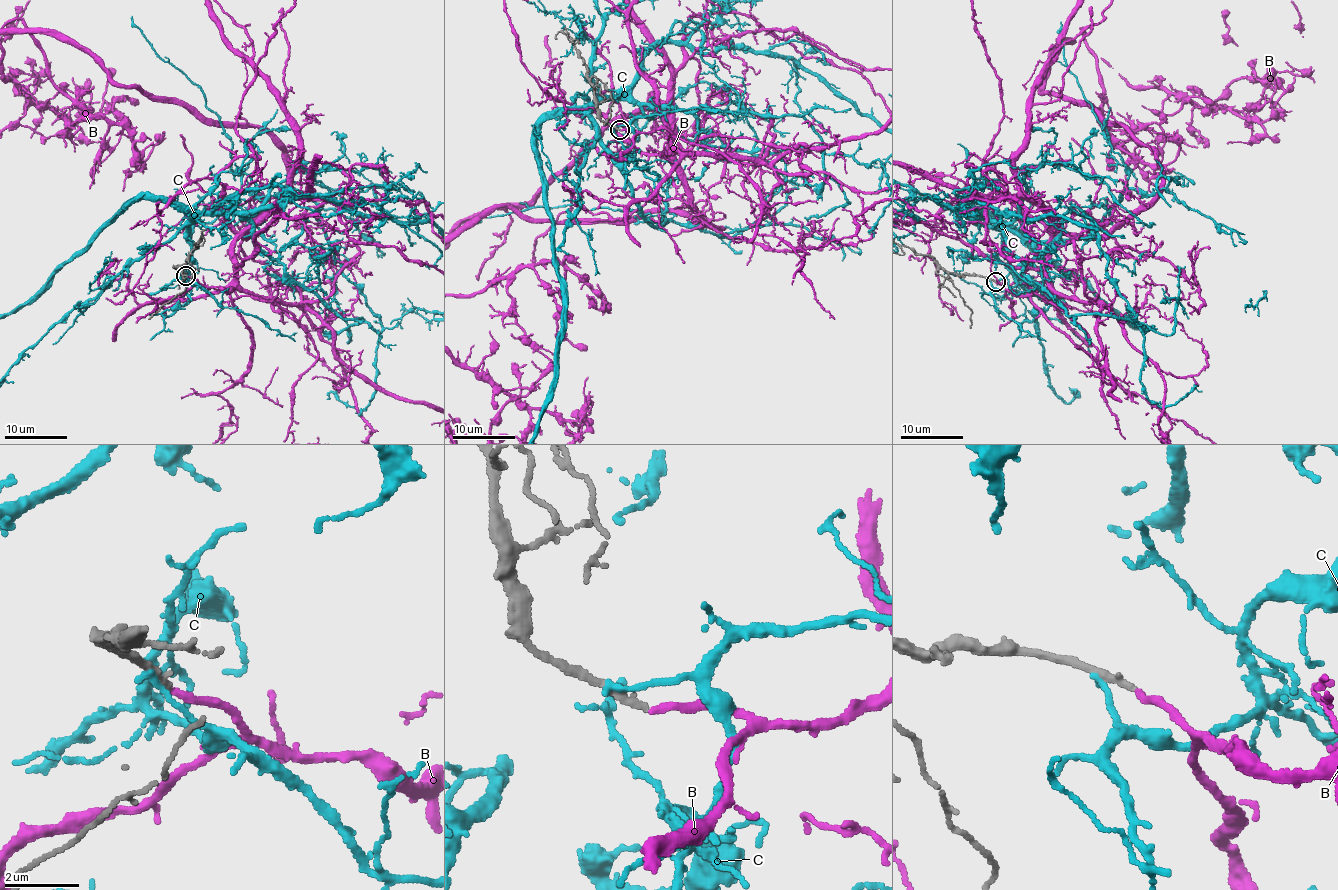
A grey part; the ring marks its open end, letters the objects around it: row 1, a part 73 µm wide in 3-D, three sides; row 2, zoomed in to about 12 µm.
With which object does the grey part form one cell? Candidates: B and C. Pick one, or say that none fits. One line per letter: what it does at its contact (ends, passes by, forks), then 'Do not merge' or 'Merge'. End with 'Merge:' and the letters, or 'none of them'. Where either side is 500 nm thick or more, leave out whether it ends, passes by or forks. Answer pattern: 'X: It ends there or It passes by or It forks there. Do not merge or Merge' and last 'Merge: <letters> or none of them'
B: It ends there. Merge
C: It ends there. Do not merge
Merge: B

